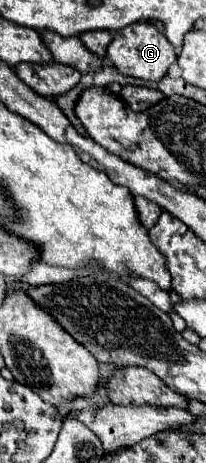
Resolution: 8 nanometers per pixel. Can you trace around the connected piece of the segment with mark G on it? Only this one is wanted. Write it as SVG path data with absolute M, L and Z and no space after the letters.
M134 23L114 33L114 39L108 47L108 59L122 75L138 77L144 81L160 81L168 67L176 61L176 51L164 33L158 31L152 23Z

